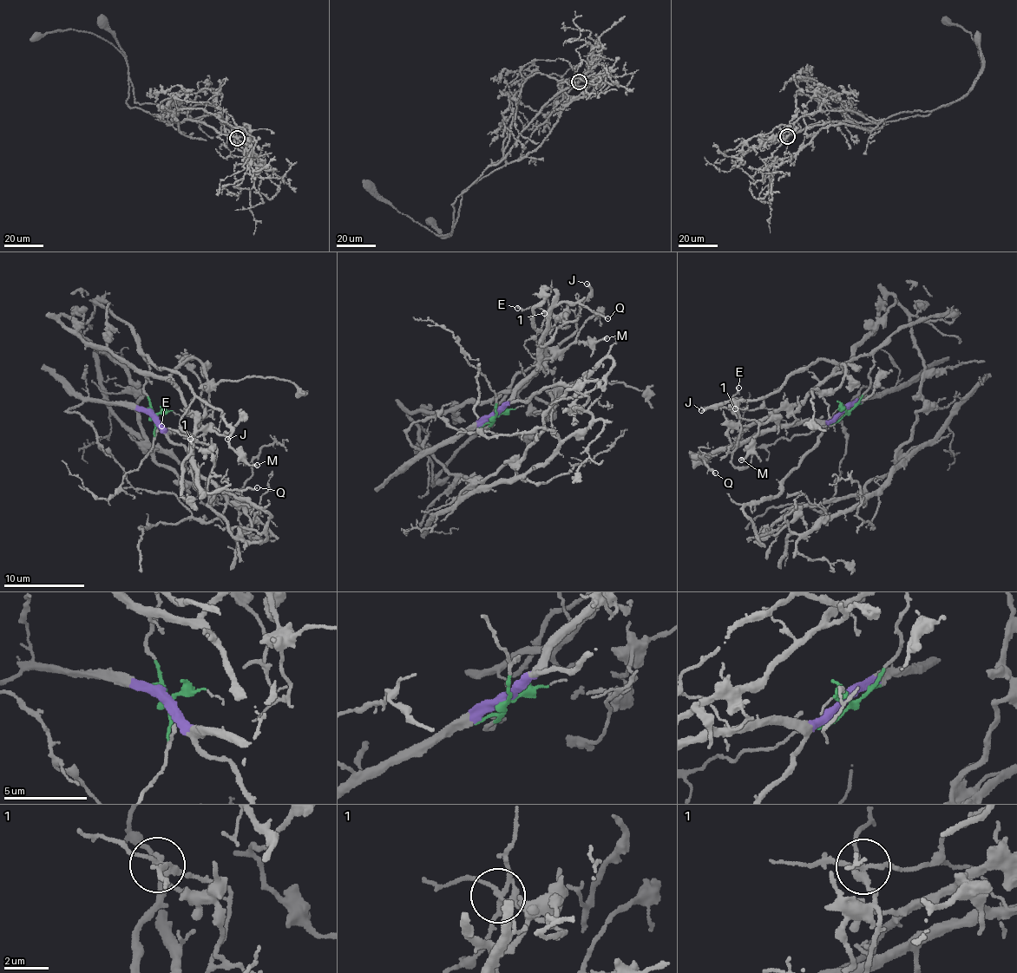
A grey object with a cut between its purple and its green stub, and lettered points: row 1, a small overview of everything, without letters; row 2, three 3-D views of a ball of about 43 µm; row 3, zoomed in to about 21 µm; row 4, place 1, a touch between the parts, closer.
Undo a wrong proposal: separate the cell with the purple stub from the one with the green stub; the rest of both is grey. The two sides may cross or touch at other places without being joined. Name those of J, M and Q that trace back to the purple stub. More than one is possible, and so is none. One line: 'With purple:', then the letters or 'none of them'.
With purple: M, Q

